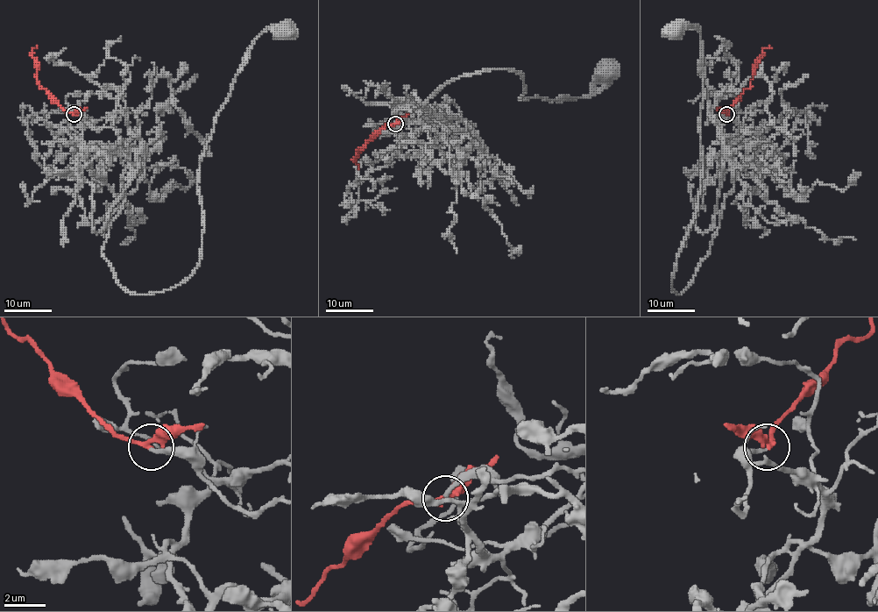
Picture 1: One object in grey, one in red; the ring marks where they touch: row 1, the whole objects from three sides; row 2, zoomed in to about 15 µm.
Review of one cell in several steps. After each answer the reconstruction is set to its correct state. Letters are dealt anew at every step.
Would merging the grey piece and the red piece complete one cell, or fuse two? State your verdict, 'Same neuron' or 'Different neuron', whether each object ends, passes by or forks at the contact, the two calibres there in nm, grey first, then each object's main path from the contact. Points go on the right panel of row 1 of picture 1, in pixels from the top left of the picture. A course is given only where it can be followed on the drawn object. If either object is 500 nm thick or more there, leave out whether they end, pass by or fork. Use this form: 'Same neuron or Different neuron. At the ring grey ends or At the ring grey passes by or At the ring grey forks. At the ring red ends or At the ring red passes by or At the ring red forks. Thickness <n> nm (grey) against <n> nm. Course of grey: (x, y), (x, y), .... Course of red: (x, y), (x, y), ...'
Same neuron. At the ring grey ends. At the ring red passes by. Thickness 190 nm (grey) against 240 nm. Course of grey: (727, 114), (732, 188), (676, 294), (703, 97), (701, 33), (676, 31). Course of red: (727, 114), (742, 92), (751, 87), (754, 63), (761, 56), (761, 51), (772, 48)

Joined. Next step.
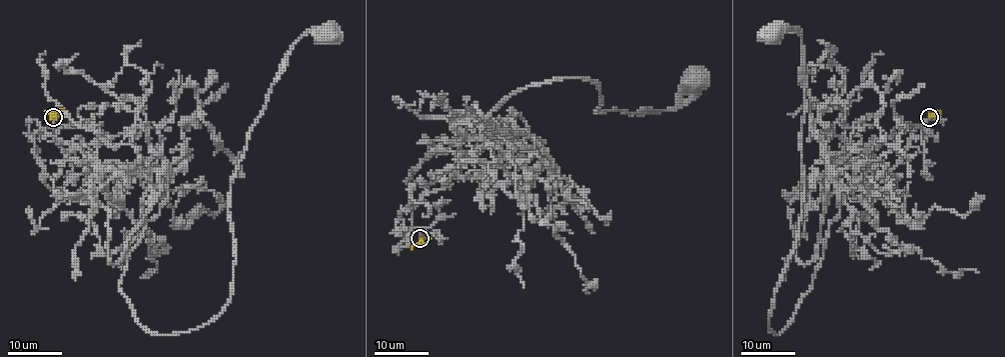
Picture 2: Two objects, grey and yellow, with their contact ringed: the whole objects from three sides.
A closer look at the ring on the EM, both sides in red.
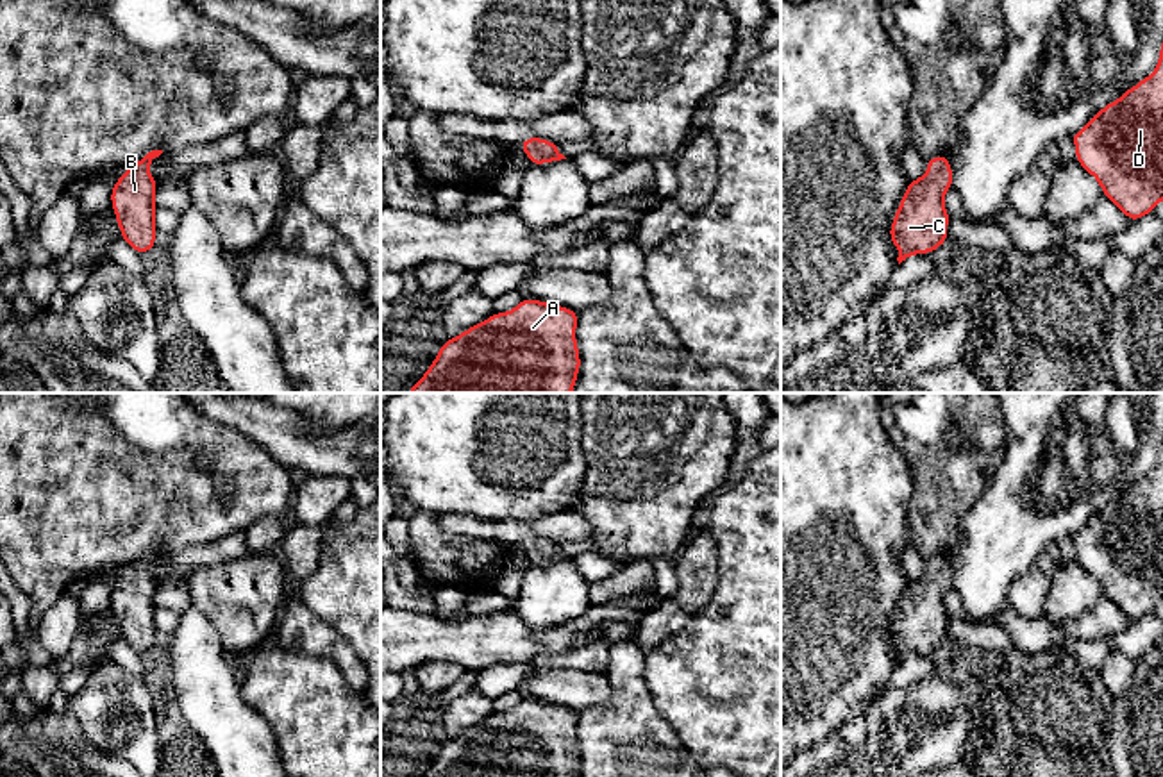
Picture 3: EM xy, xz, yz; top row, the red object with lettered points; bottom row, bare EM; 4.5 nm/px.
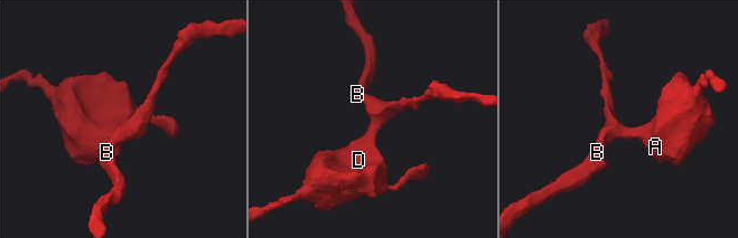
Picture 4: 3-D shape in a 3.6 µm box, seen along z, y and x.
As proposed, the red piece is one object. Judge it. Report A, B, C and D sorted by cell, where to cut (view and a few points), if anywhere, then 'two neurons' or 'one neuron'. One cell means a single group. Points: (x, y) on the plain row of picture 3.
A B C D | no cut | one neuron

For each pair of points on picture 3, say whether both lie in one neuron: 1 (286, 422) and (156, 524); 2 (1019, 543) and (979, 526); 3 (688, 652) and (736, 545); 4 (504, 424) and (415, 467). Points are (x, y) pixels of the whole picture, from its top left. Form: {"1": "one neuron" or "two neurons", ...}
{"1": "two neurons", "2": "one neuron", "3": "one neuron", "4": "one neuron"}

